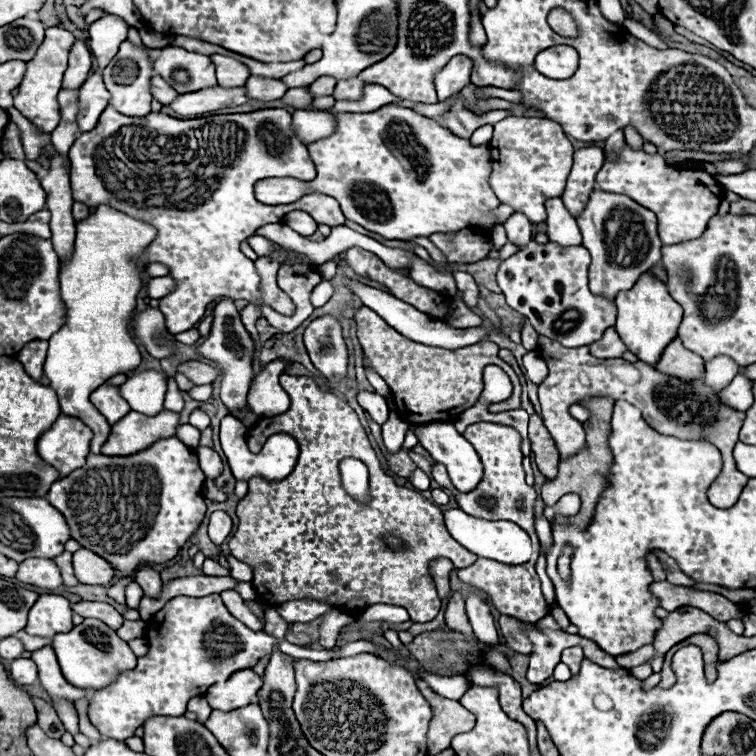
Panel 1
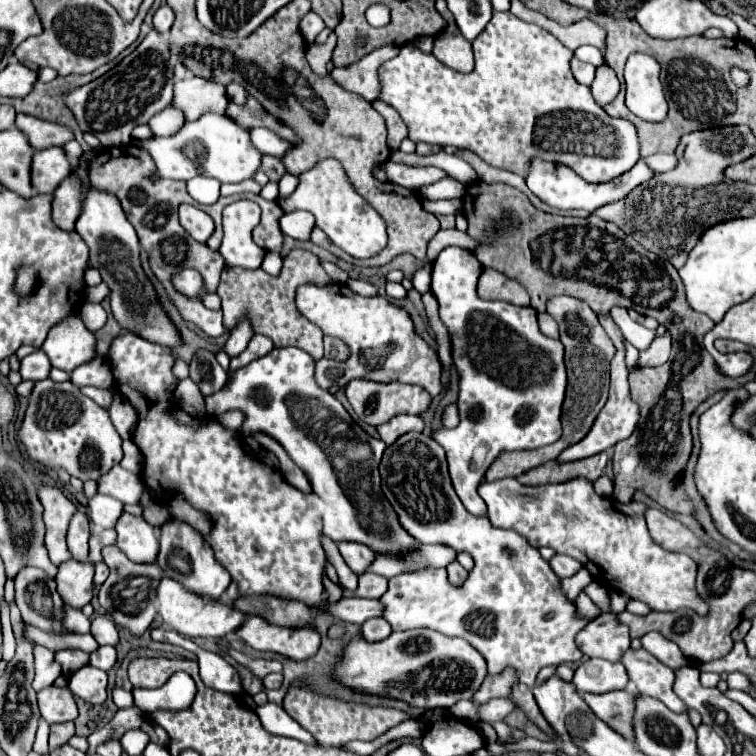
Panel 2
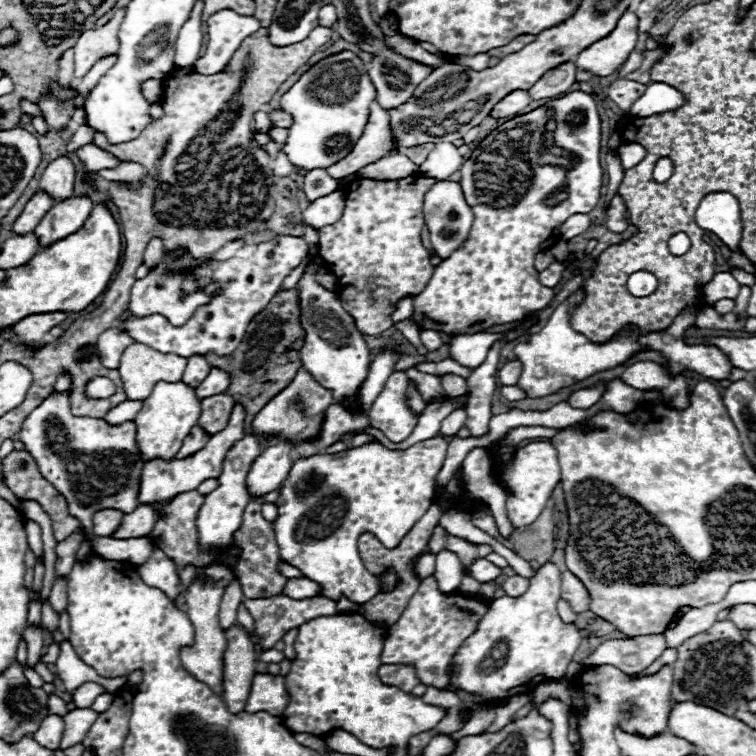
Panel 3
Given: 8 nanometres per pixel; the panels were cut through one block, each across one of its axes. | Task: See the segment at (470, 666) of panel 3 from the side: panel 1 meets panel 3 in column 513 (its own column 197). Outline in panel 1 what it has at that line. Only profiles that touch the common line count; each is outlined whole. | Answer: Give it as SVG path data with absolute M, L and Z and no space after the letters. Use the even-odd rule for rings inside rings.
M208 594L200 598L192 596L176 596L158 610L148 622L148 654L138 658L138 666L128 670L116 678L108 688L94 692L88 708L90 722L98 728L104 738L126 740L134 736L136 728L140 728L150 716L182 716L186 714L186 704L190 698L204 694L212 684L228 680L232 672L242 668L252 668L262 656L270 654L276 640L266 632L252 632L240 620L236 620L224 606L220 594Z

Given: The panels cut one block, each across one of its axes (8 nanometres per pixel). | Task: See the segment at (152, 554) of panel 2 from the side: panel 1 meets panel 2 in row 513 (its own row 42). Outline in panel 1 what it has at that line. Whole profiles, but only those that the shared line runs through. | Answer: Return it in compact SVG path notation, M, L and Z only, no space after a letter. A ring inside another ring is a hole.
M122 42L118 54L114 56L114 60L110 62L108 68L104 68L104 84L110 92L110 106L114 106L120 114L124 116L148 116L150 114L150 102L152 96L148 92L148 80L154 76L152 72L152 64L144 52L144 46L132 46L130 42Z

